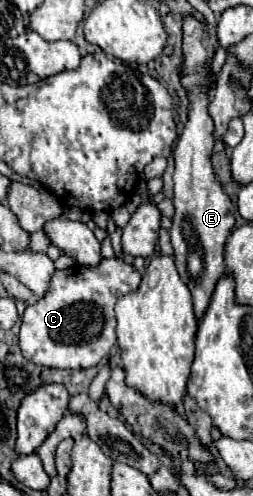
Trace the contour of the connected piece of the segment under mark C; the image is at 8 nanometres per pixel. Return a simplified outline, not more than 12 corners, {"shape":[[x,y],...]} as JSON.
{"shape":[[118,258],[56,270],[30,304],[24,358],[70,370],[116,342],[142,274]]}

